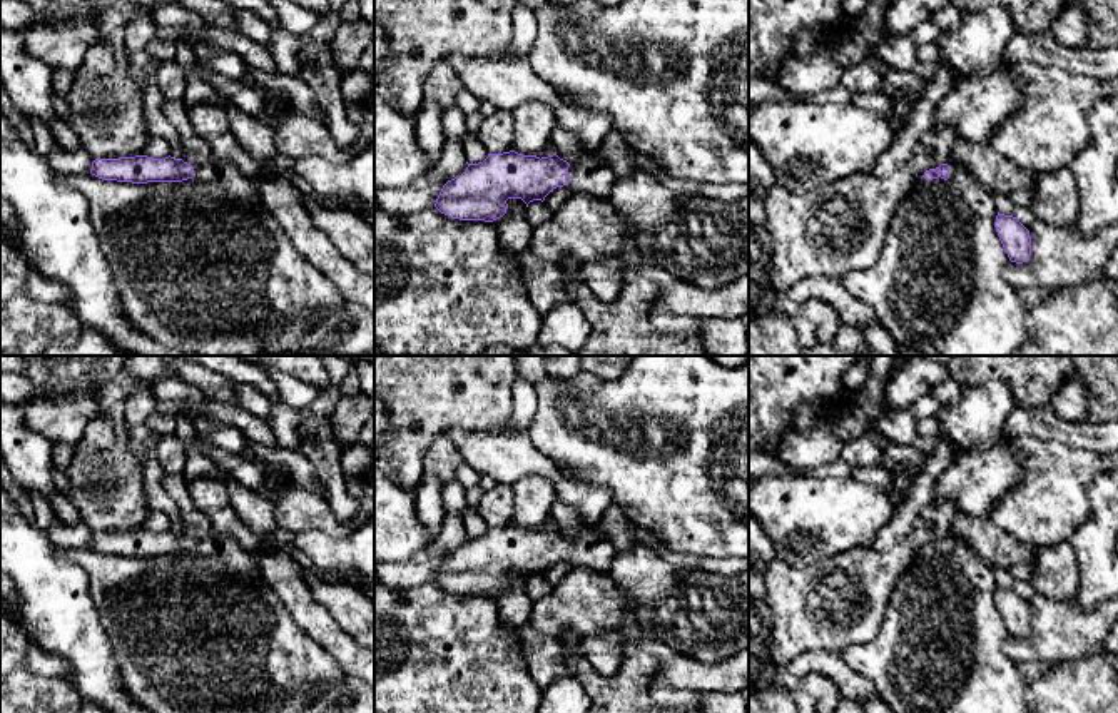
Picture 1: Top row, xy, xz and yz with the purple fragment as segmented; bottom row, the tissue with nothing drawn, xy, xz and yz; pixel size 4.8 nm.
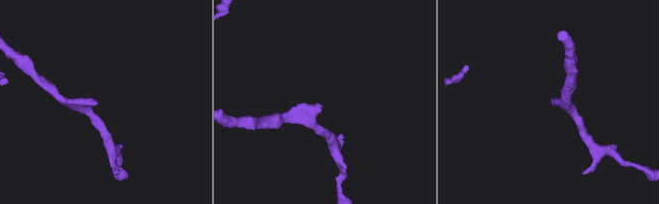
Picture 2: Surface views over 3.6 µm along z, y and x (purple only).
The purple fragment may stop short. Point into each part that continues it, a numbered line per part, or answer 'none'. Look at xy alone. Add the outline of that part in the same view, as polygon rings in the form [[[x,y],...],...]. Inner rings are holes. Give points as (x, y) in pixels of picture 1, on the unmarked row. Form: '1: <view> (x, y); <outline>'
1: xy (218, 546); [[[212,533],[211,536],[192,543],[194,553],[217,559],[234,571],[247,576],[259,576],[257,553],[244,549],[236,539]]]

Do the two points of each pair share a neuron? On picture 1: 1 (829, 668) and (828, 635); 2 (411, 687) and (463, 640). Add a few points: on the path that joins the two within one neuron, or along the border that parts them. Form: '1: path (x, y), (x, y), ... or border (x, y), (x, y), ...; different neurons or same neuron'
1: border (841, 655), (802, 652), (791, 662); different neurons
2: path (425, 673), (450, 653); same neuron

